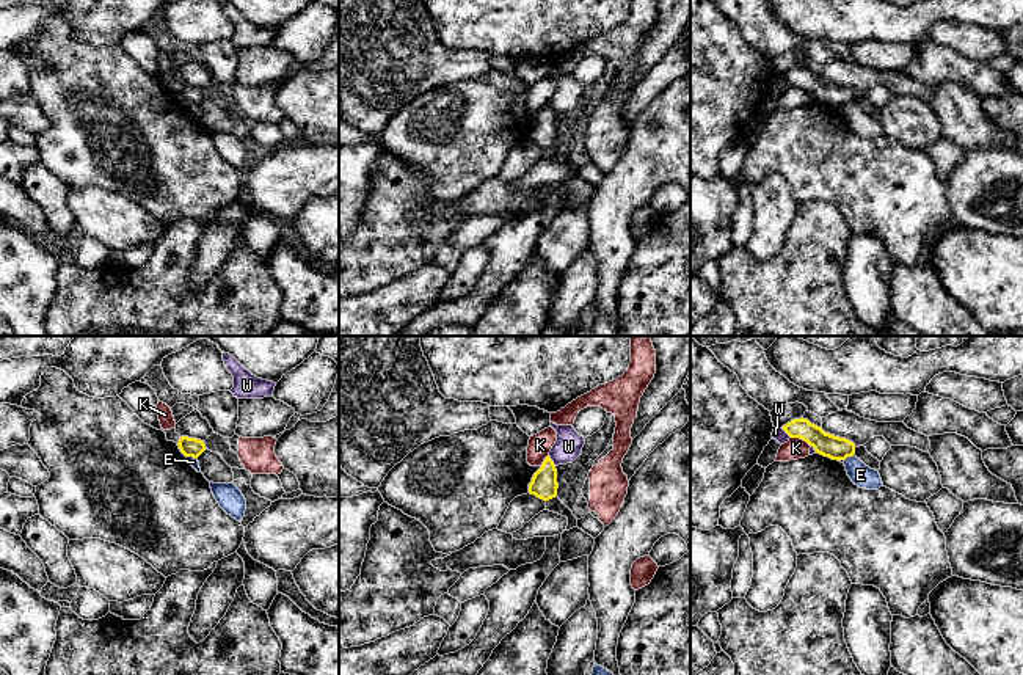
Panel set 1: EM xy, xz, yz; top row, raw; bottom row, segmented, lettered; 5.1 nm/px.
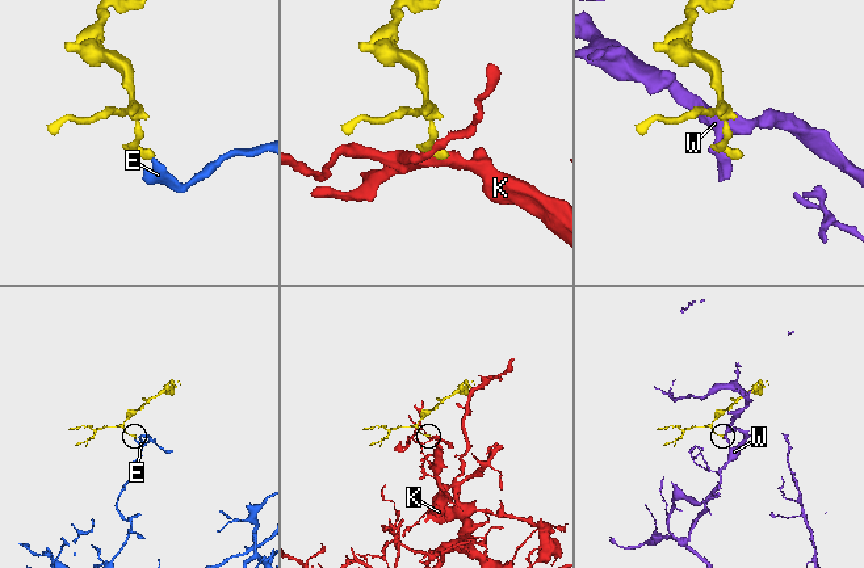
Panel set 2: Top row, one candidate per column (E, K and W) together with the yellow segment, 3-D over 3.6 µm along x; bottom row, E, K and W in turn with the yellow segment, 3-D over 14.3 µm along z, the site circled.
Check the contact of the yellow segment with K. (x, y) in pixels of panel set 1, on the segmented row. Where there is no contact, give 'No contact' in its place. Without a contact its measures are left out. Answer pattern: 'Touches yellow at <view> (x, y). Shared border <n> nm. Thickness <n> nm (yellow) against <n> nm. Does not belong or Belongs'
Touches yellow at yz (800, 438). Shared border 120 nm. Thickness 120 nm (yellow) against 110 nm. Does not belong

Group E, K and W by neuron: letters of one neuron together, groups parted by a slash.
E / K / W

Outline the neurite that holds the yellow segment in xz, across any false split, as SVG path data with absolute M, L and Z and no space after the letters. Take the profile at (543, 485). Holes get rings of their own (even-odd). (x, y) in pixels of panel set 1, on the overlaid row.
M548 455L541 468L533 474L529 483L529 493L543 501L549 501L557 496L557 469L551 457Z

